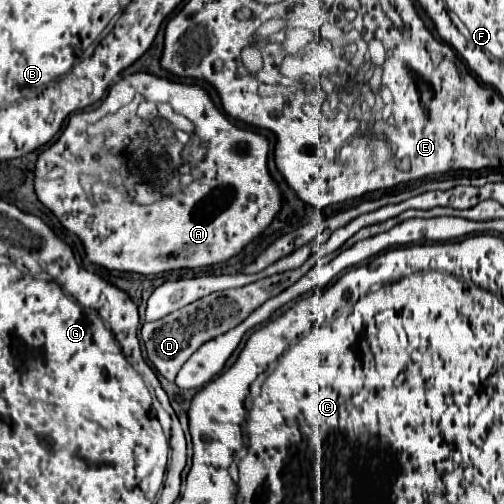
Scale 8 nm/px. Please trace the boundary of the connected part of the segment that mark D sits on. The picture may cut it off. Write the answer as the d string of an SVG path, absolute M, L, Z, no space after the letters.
M288 272L284 274L276 274L276 276L268 276L262 278L250 286L242 286L242 288L234 288L234 290L222 290L222 292L214 292L194 304L188 304L186 308L180 308L178 312L172 312L166 316L166 320L156 320L156 322L148 322L142 326L142 340L148 352L150 362L154 364L154 368L168 380L174 382L178 370L182 368L182 364L208 340L236 328L240 322L244 322L258 306L262 306L266 300L278 296L280 292L284 292L284 288L288 288Z

